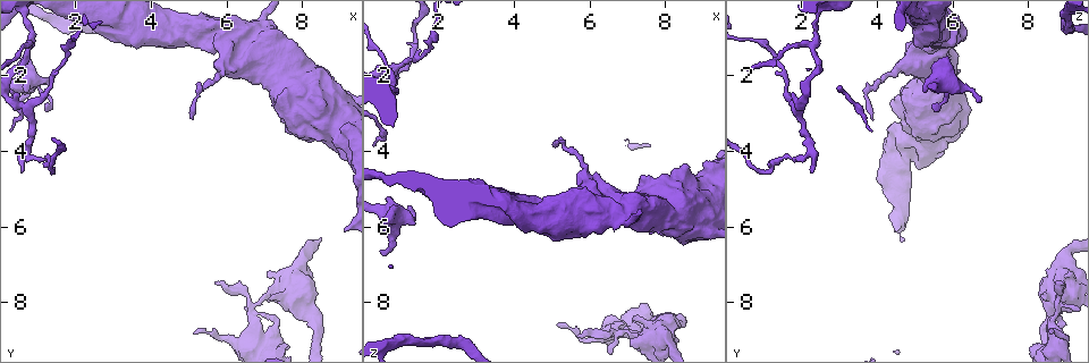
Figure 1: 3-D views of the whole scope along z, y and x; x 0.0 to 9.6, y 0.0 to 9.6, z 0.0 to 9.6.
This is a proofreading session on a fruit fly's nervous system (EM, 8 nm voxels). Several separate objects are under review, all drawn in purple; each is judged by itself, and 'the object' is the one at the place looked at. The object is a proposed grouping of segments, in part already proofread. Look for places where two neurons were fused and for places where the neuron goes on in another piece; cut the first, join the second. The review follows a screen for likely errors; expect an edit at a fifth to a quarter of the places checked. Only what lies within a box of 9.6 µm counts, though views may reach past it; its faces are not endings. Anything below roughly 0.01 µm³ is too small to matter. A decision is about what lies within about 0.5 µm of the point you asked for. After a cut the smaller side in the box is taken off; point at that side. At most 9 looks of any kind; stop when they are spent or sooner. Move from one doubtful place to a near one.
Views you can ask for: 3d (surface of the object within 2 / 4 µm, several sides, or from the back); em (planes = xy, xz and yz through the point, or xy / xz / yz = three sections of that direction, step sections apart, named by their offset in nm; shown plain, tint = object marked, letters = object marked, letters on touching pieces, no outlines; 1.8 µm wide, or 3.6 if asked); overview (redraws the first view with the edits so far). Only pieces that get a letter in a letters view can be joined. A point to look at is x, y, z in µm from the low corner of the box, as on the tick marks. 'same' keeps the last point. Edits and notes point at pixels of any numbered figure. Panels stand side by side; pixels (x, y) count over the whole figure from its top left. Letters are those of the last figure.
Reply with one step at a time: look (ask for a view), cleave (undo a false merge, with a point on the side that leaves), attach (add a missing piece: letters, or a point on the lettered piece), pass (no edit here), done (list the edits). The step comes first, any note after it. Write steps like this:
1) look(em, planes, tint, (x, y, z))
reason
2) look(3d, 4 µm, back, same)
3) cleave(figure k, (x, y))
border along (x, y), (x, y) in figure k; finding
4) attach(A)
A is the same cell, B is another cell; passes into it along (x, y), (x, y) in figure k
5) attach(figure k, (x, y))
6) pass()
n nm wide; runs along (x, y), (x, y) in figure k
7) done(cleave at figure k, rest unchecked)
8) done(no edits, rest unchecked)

look(em, planes, letters, (5.90, 1.70, 4.70))
sharp bend

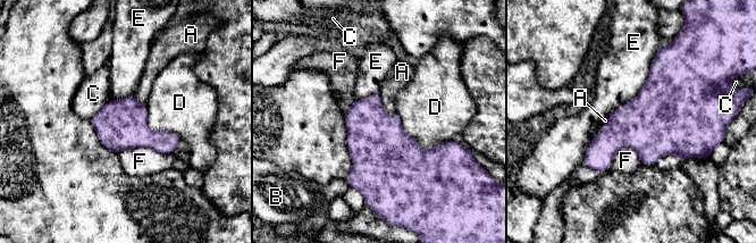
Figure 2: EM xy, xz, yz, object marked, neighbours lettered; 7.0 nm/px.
pass()
A, B, C, D, E and F are other cells; border along (378, 93), (383, 108), (394, 115) in figure 2; one neuron here

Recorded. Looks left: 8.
look(3d, 4 µm, (6.75, 8.00, 8.80))
three arms meet

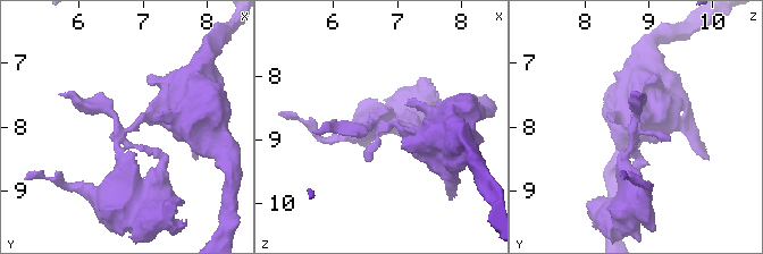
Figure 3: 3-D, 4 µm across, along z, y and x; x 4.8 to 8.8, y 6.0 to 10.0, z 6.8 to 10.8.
look(em, 3.6 µm, planes, letters, (6.70, 8.05, 8.80))

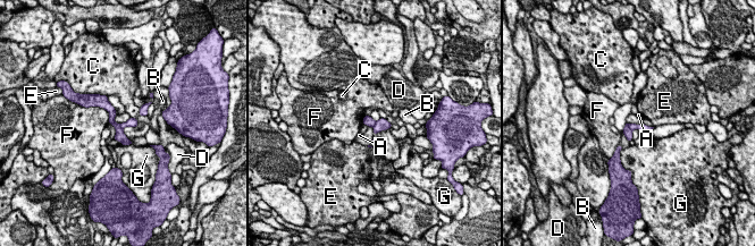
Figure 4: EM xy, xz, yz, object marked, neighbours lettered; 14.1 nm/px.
cleave(figure 4, (627, 130))
A, B, C, D, E, F and G are other cells; a second neuron is stuck on

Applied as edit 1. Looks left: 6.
look(3d, 2 µm, (0.70, 2.90, 1.90))

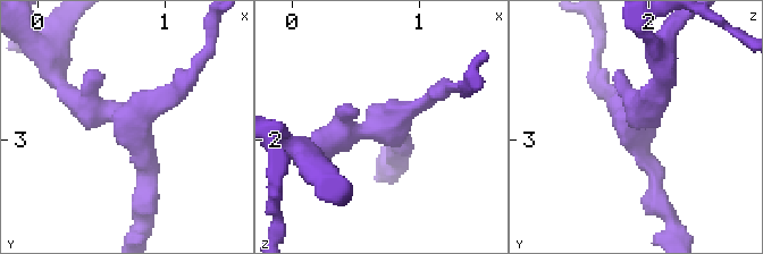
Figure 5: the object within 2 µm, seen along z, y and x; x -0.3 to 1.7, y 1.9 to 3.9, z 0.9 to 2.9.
look(em, 3.6 µm, planes, letters, (0.70, 2.86, 1.88))
3 arms

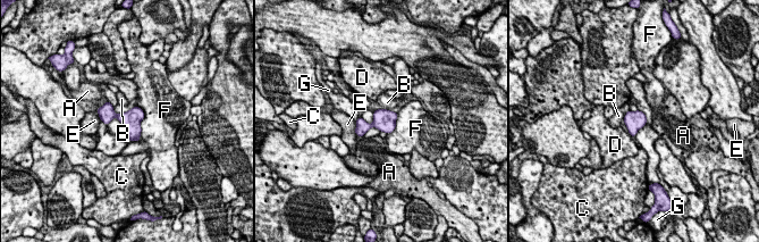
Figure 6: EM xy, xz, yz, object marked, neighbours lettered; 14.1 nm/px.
pass()
A, B, C, D, E, F and G are other cells; border along (629, 109), (623, 119) in figure 6; continuous, no second neuron

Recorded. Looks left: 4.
look(3d, 4 µm, (0.85, 1.25, 2.40))
narrows sharply

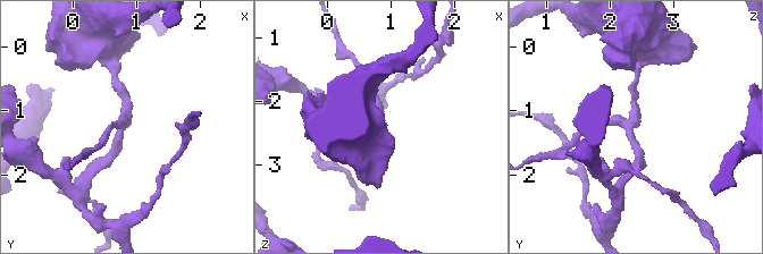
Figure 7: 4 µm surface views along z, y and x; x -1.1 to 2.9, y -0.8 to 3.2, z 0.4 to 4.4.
look(em, planes, letters, (0.80, 1.25, 2.30))
3 arms; now the EM

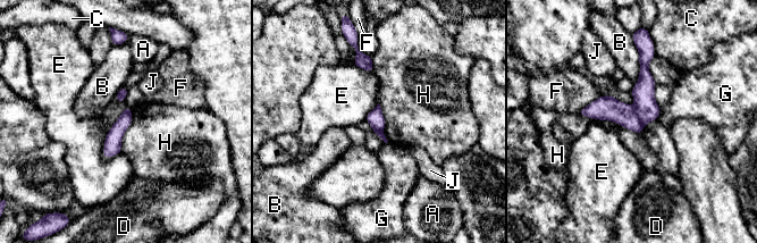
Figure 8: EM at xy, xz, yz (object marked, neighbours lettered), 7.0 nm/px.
cleave(figure 8, (647, 109))
120 nm wide; A, B, C, D, E, F, G, H and J are other cells; border along (633, 107), (642, 125) in figure 8; a second neuron is stuck on

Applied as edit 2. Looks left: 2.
done(cleave at figure 4, cleave at figure 8, rest unchecked)

